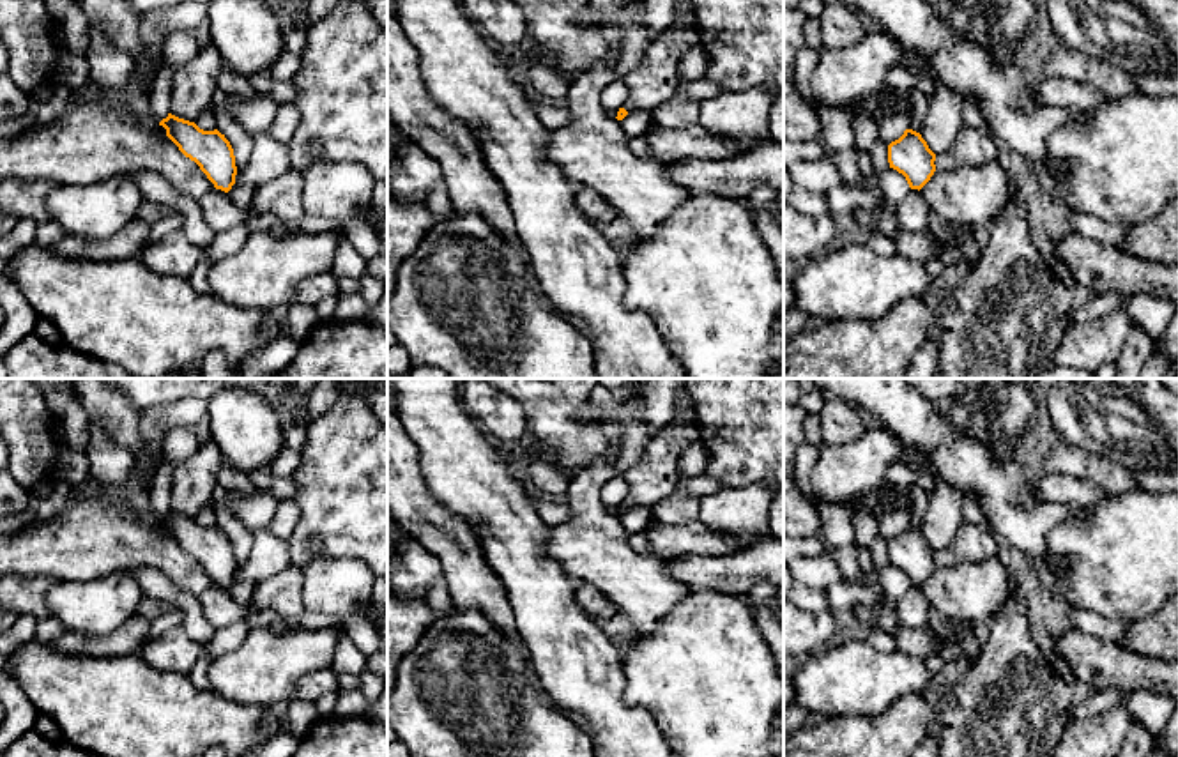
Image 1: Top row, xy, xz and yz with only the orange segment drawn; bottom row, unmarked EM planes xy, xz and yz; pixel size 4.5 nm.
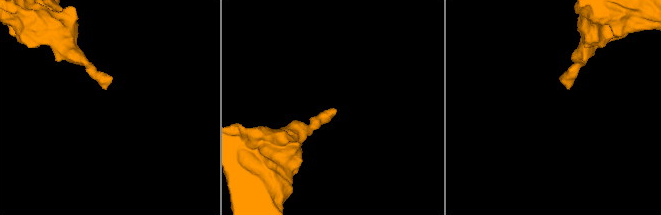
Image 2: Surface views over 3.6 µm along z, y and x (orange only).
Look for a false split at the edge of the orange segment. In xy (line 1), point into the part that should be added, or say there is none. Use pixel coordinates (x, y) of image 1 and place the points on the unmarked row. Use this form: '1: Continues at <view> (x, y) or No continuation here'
1: No continuation here

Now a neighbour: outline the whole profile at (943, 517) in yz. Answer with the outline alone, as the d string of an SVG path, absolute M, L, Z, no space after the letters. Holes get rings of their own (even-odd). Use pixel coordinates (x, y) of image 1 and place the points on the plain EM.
M936 481L929 493L920 531L936 552L953 545L957 531L964 524L962 501L964 495L943 481Z

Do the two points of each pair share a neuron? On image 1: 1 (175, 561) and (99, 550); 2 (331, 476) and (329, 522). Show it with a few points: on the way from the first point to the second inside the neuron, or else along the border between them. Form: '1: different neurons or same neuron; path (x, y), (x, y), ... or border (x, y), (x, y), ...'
1: same neuron; path (156, 550), (119, 550)
2: same neuron; path (338, 487), (338, 512)

